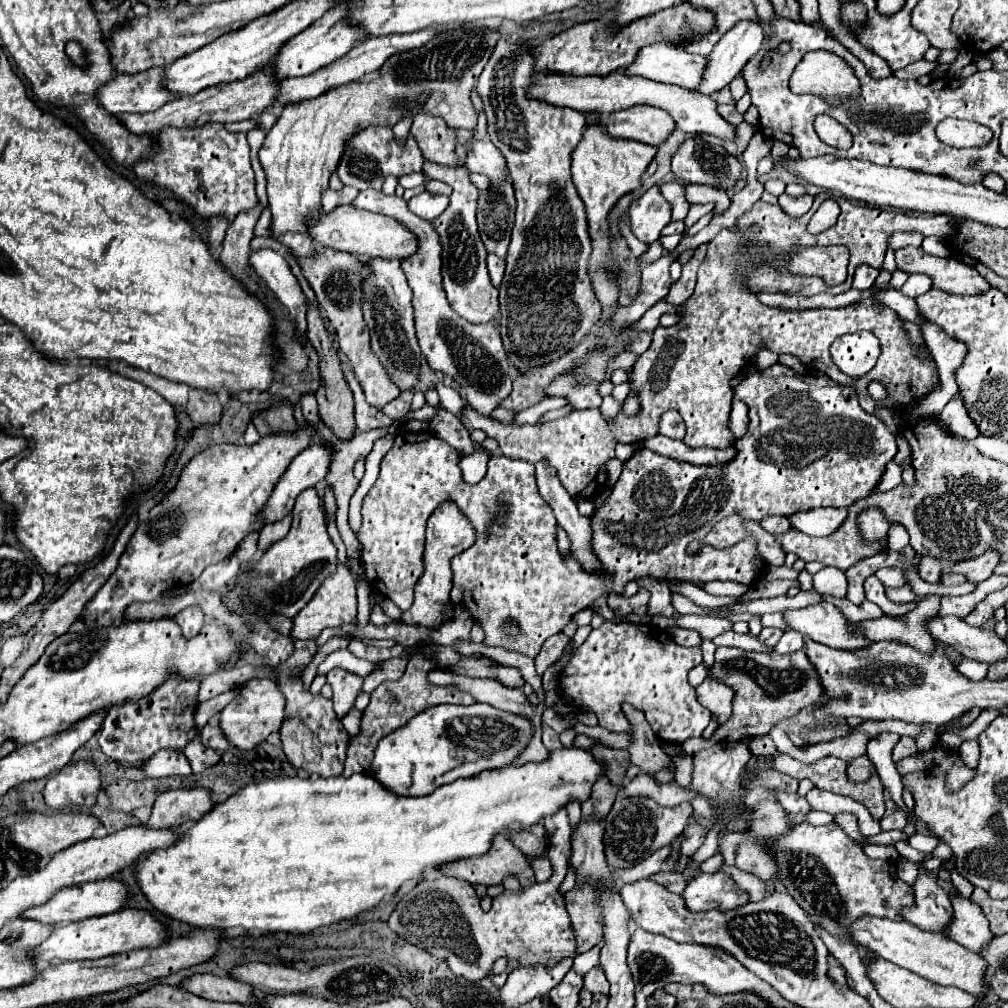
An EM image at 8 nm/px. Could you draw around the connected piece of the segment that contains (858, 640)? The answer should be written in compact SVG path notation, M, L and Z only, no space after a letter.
M830 602L810 604L800 610L784 610L784 620L788 628L832 648L862 648L870 640L852 634L848 618Z

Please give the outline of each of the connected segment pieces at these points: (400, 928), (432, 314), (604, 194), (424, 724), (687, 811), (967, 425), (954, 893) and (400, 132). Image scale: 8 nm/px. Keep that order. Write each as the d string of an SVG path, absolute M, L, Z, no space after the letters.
M566 810L558 812L558 816L550 816L550 820L544 820L544 826L550 834L548 858L554 866L554 874L548 882L534 884L518 894L502 892L494 898L492 910L484 912L470 882L454 876L424 880L400 898L388 918L390 930L428 954L446 960L454 976L462 976L470 982L490 976L498 958L516 960L520 968L544 966L548 970L566 958L576 958L576 934L566 910L566 902L558 894L558 886L568 872L566 862L570 856L572 836Z
M364 190L358 194L358 198L352 202L356 208L372 210L390 214L402 224L406 224L416 236L418 236L418 252L402 262L402 270L408 278L408 286L414 292L412 306L414 306L414 320L416 320L416 332L418 342L424 352L424 358L428 360L430 368L442 370L444 374L452 376L464 390L466 390L466 402L480 414L490 416L490 412L510 394L510 362L506 358L500 334L496 330L496 324L470 324L462 318L458 318L456 312L452 312L444 288L442 288L442 246L438 232L432 228L430 222L414 216L406 208L406 200L398 196L386 196L378 190Z
M588 124L584 128L584 136L578 142L578 146L572 152L572 178L574 186L586 206L588 216L588 232L592 236L592 256L590 256L590 276L594 284L594 292L604 308L614 306L618 300L618 288L614 280L610 280L606 274L608 264L612 264L610 256L610 242L608 242L608 210L618 202L620 196L626 192L632 192L640 188L640 174L648 168L650 160L656 156L658 148L650 144L642 144L636 140L624 140L624 138L612 138L602 124Z
M438 704L390 732L390 736L384 736L378 742L370 770L374 778L396 794L426 796L456 778L476 776L482 770L496 770L516 762L532 734L534 722L530 718L498 710L490 704Z
M640 796L616 798L610 814L604 820L604 848L606 848L608 866L632 868L634 864L646 860L662 846L672 844L682 834L690 818L692 818L692 806L688 802L678 804L678 808L662 808L652 800Z
M956 396L954 400L950 400L946 404L946 408L938 416L938 420L944 424L946 430L950 430L954 434L960 434L960 436L966 436L966 438L980 436L978 430L974 428L974 422L970 422L970 418L966 414L966 408L964 408L964 402L962 402L960 396Z
M936 876L936 884L948 893L953 906L950 932L946 932L946 936L976 954L982 952L994 940L982 908L978 908L978 904L974 904L972 900L964 898L950 880L942 880Z
M402 118L394 128L392 128L392 132L394 132L394 138L400 142L400 144L404 144L406 140L408 140L408 130L410 130L410 124L412 124L412 118Z

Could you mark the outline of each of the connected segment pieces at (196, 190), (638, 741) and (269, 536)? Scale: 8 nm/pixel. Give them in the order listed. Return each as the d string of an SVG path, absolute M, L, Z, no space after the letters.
M208 122L200 128L164 128L158 134L158 140L162 144L162 152L134 166L138 180L152 182L160 190L168 190L176 194L180 202L184 202L188 208L192 208L198 216L206 220L218 216L228 222L234 222L240 212L248 212L258 204L258 198L254 192L254 172L250 168L250 146L248 146L246 134L230 134L224 130L220 122Z
M624 704L622 710L626 712L626 716L630 716L630 720L634 720L634 724L638 724L638 728L634 728L632 732L632 746L628 748L630 756L632 756L632 764L636 764L642 772L654 776L660 770L676 770L674 762L670 756L664 754L664 750L658 746L658 740L654 736L654 732L650 732L650 728L646 728L646 724L642 724L642 712L638 712L636 708L630 708L630 704Z
M292 514L274 524L266 524L258 536L258 556L264 554L274 542L278 542L290 530L290 524L292 524Z

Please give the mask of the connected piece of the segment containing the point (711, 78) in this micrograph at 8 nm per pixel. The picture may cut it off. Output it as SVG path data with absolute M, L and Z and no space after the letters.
M740 20L732 26L708 56L706 76L698 88L702 94L714 94L728 86L730 80L742 72L746 60L750 60L762 46L762 24L752 20Z

